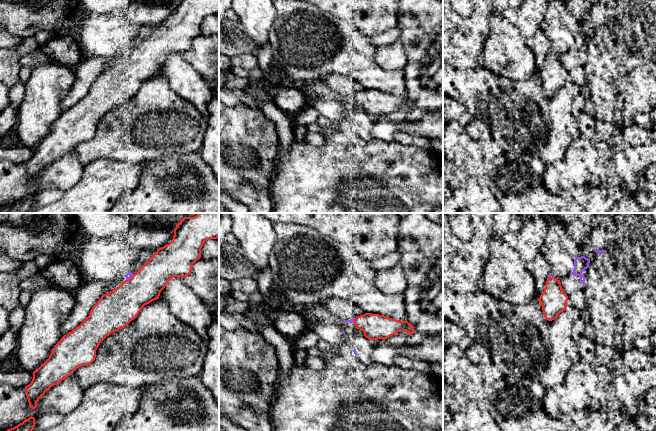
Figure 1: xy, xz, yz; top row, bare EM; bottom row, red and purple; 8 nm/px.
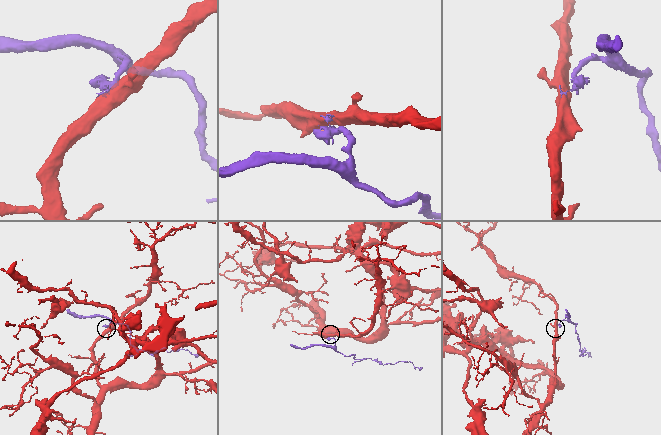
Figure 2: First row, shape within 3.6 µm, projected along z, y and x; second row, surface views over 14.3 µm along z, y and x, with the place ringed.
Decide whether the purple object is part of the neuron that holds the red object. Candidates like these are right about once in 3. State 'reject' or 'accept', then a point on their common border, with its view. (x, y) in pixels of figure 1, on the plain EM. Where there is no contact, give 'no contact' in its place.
reject | xy (130, 54)

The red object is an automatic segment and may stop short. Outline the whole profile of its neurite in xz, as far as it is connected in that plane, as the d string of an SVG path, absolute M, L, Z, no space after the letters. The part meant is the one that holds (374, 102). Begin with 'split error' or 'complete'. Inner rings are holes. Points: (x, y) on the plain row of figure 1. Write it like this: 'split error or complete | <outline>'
complete | M372 89L355 93L353 100L362 106L364 112L370 116L387 115L400 107L406 107L409 111L415 108L414 102L407 96L399 97Z

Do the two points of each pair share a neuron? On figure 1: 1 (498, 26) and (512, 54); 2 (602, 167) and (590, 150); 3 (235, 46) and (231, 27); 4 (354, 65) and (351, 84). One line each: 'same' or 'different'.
1: same
2: same
3: same
4: different

